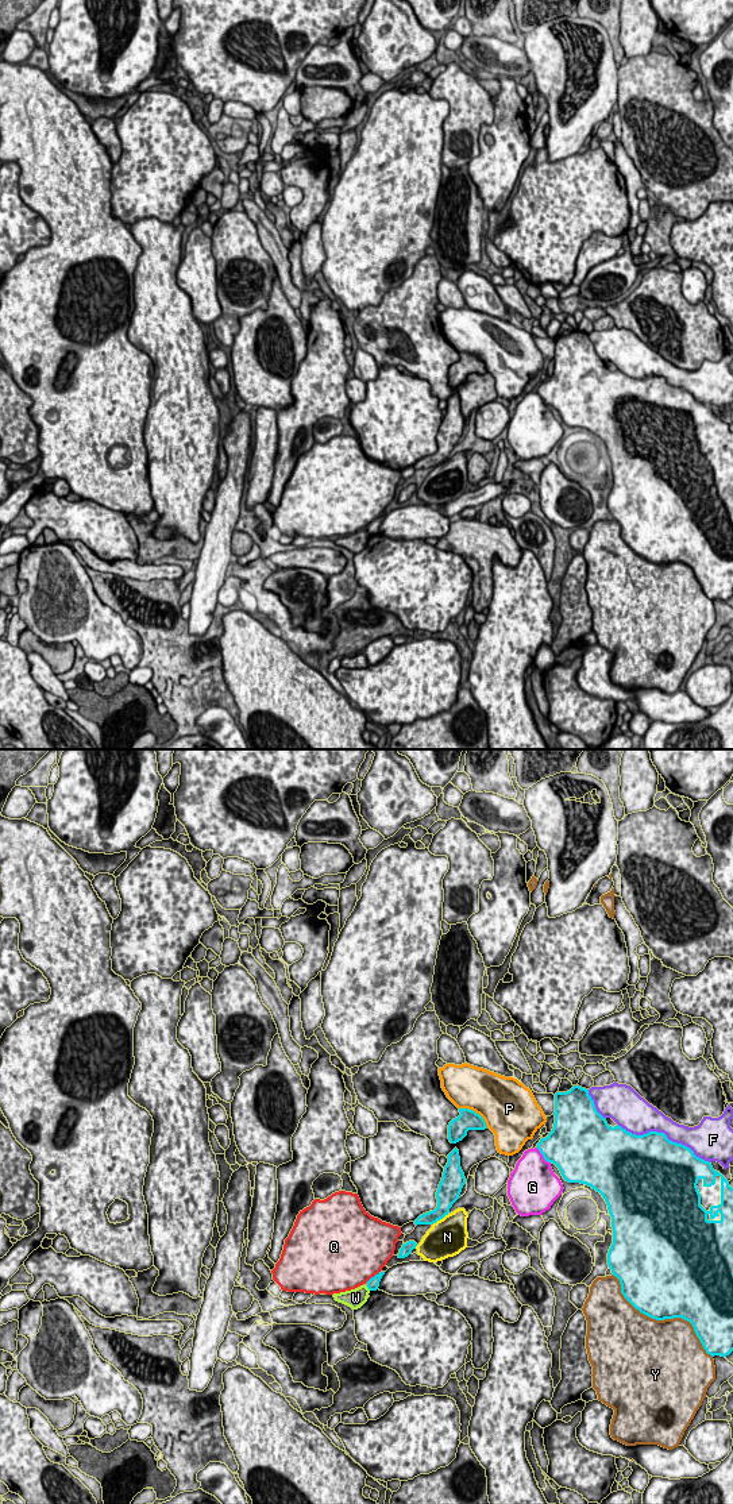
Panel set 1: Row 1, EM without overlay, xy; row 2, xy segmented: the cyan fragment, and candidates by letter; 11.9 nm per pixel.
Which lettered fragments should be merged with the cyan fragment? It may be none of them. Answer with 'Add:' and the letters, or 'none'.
Add: none

